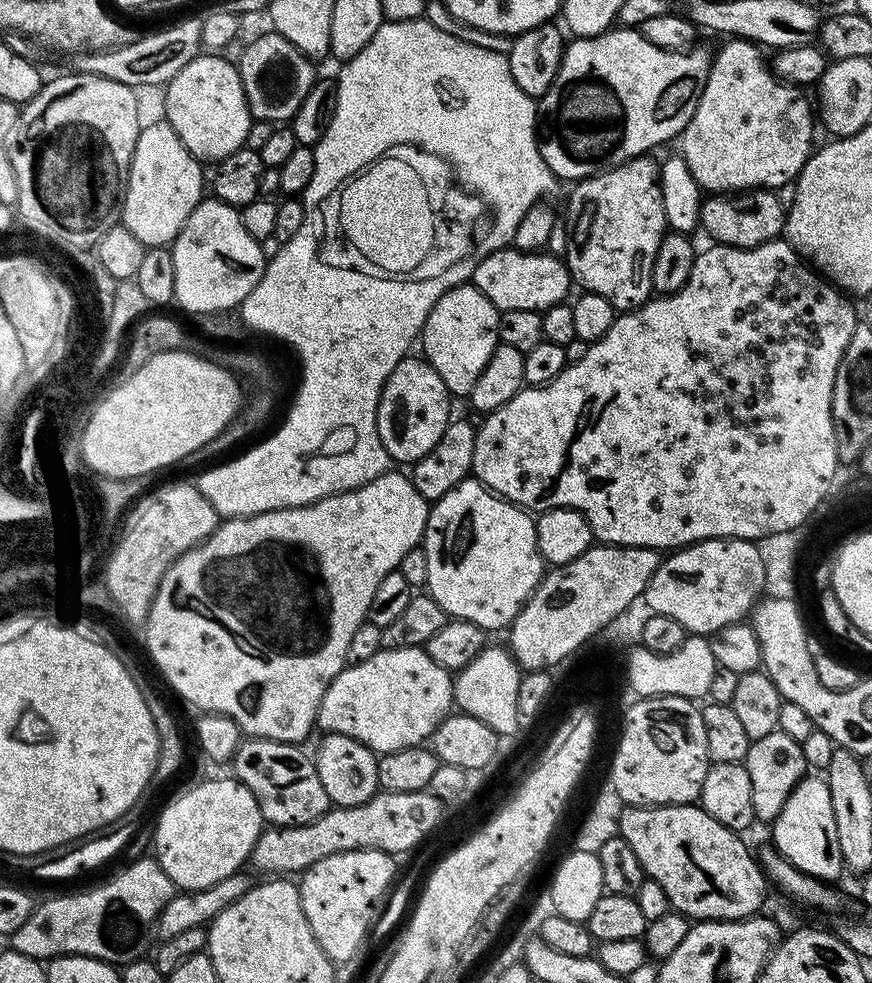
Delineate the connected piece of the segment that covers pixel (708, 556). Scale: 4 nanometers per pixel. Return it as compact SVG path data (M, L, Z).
M700 540L696 544L677 548L661 559L643 592L642 600L648 603L649 613L674 618L674 622L684 627L685 633L708 638L728 624L741 623L764 591L762 559L753 541Z

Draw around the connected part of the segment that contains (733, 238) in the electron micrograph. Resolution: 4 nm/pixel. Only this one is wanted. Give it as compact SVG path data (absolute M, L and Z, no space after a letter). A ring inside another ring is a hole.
M749 190L746 192L741 192L739 194L712 194L707 197L700 211L700 228L702 232L705 232L709 236L709 241L715 242L716 244L725 244L731 248L757 248L762 246L766 242L777 239L785 231L785 217L786 217L786 208L779 200L777 193L772 190Z

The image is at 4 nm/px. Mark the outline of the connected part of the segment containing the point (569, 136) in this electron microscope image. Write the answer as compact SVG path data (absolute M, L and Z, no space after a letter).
M619 26L601 33L600 36L573 39L565 47L564 57L558 66L558 74L554 78L550 90L546 90L546 94L539 97L536 113L536 141L546 166L550 166L550 170L556 175L557 181L579 182L585 180L598 175L599 172L605 172L607 168L617 168L619 164L625 164L626 161L633 160L635 156L651 153L653 151L651 148L656 148L659 144L666 143L667 140L673 139L672 141L675 141L690 122L690 118L700 101L702 90L708 81L708 71L712 69L713 57L710 52L708 56L707 50L700 47L693 46L686 52L662 50L658 46L654 46L654 42L646 42L646 38L637 29Z

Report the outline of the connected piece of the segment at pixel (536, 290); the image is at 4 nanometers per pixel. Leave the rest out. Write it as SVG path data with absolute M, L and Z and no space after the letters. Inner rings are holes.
M515 246L499 248L494 254L482 258L472 271L470 283L501 312L506 310L534 310L543 313L544 309L563 304L569 299L568 287L574 281L569 273L567 263L556 256L547 256L547 251L519 252Z

